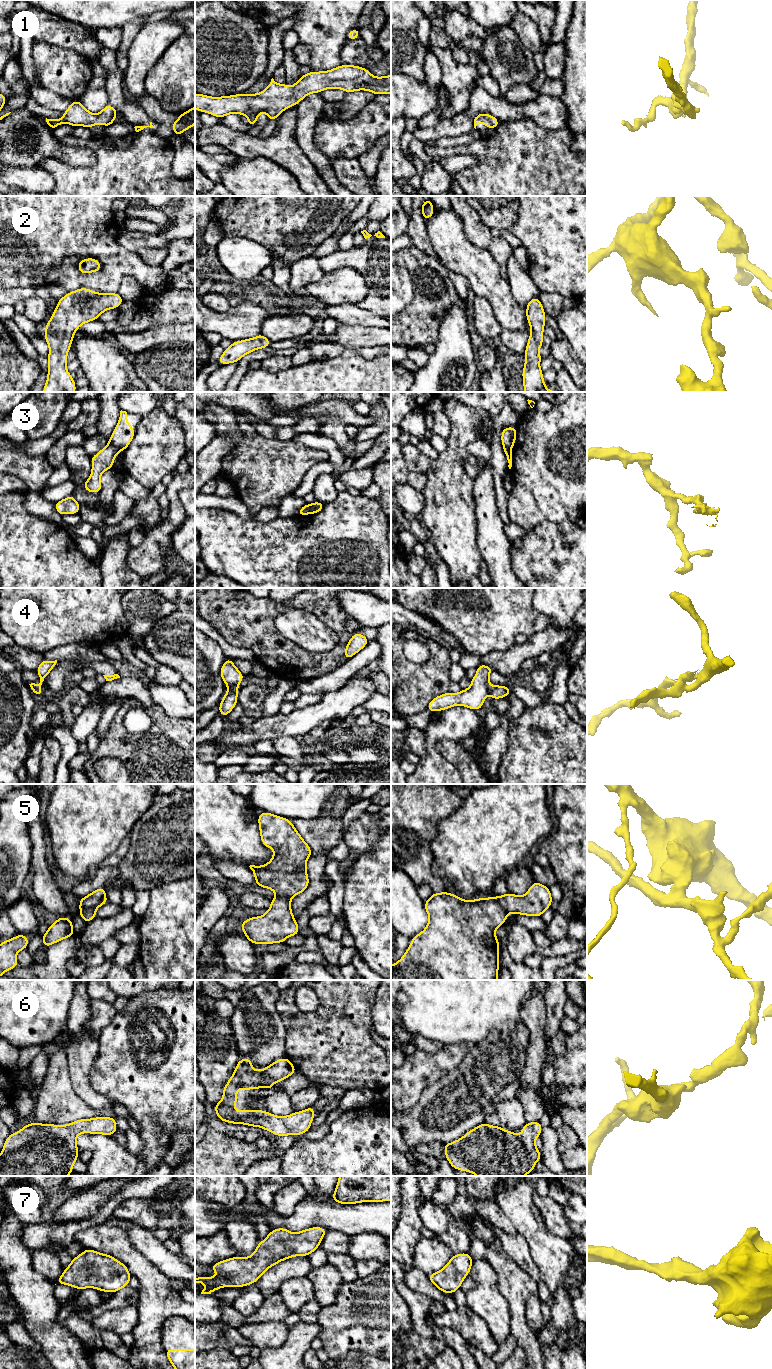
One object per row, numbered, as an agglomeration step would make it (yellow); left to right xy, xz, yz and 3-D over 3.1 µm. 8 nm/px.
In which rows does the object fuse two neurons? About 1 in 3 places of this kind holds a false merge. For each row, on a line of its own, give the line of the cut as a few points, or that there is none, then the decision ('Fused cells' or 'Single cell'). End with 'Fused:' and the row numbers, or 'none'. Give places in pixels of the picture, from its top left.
1: No split. Single cell
2: No split. Single cell
3: Split along xy (108, 441), (119, 450). Fused cells
4: Split along xz (236, 685), (229, 688). Fused cells
5: Split along xy (105, 896), (94, 906), (80, 908). Fused cells
6: No split. Single cell
7: No split. Single cell
Fused: 3, 4, 5

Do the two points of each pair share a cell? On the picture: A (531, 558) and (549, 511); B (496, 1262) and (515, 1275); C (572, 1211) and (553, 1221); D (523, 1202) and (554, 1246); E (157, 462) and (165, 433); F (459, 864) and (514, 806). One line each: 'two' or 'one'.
A: two
B: one
C: two
D: one
E: one
F: one

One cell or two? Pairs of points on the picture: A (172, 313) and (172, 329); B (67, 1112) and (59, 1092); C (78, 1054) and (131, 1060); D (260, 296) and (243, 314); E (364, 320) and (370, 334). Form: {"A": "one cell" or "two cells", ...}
{"A": "two cells", "B": "one cell", "C": "two cells", "D": "two cells", "E": "two cells"}

